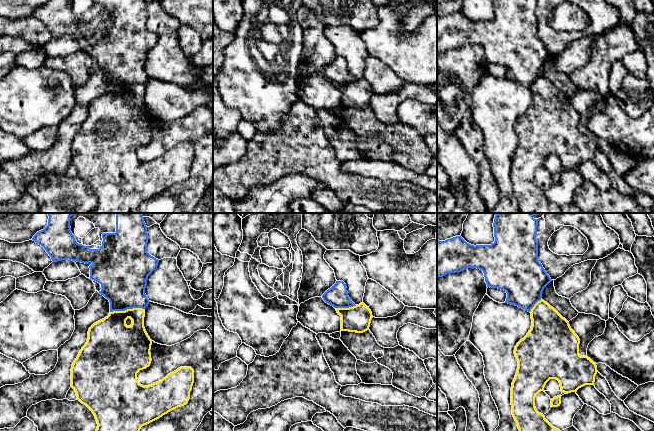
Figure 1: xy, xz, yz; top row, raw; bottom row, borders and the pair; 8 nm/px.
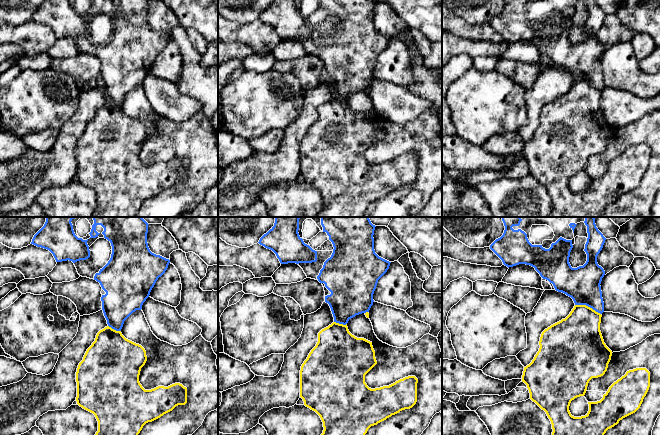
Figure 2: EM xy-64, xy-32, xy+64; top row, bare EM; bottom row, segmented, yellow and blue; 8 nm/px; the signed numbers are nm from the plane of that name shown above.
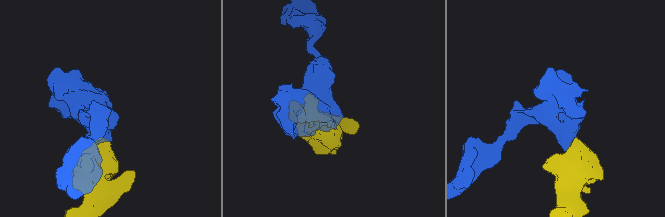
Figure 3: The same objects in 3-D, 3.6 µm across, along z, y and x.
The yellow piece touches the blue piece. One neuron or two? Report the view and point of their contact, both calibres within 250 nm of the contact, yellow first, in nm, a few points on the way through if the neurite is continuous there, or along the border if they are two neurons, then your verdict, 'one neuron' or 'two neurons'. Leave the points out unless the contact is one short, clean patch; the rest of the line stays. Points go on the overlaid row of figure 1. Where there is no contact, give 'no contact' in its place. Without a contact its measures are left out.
xy (127, 309) | 300/380 nm | along xy (143, 308), (127, 308), (110, 312) | two neurons

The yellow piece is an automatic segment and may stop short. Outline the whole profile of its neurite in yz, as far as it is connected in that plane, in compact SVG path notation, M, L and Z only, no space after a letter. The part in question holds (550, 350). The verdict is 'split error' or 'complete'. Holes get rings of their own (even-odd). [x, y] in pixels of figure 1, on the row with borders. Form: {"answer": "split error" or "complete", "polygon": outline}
{"answer": "complete", "polygon": "M544 300L530 311L532 326L527 335L515 346L518 368L511 387L512 415L519 431L560 431L553 427L535 407L536 395L544 391L550 379L560 383L561 392L577 392L585 385L594 385L597 366L587 356L579 354L580 339L569 322Z"}

